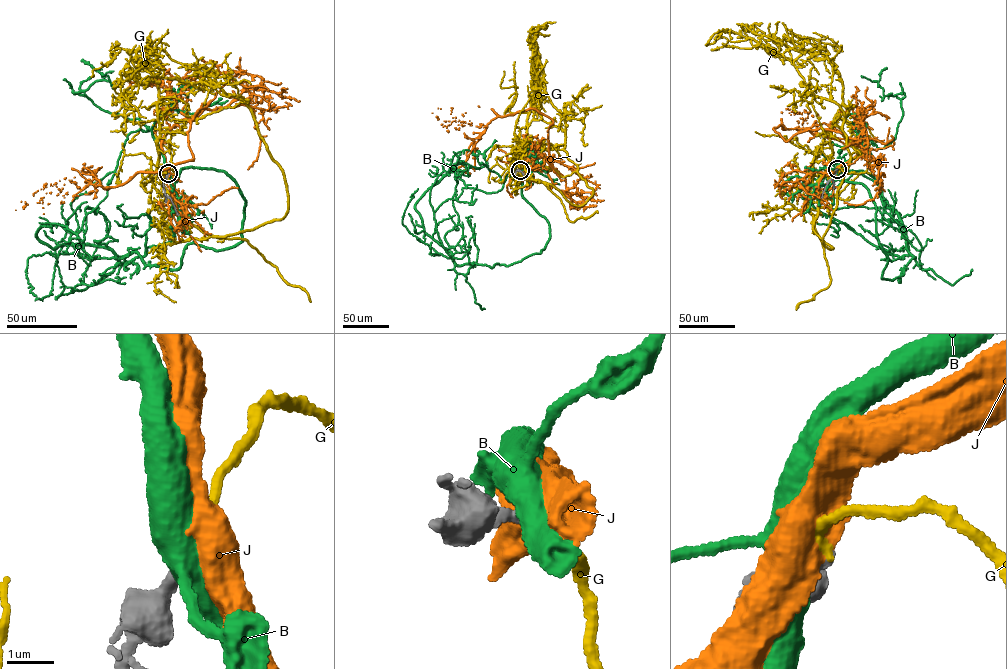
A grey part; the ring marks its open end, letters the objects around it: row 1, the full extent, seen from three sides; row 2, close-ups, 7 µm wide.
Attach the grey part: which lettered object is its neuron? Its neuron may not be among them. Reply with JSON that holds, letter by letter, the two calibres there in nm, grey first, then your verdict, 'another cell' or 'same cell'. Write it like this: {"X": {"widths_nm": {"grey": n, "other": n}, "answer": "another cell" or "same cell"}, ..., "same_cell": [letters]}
{"B": {"widths_nm": {"grey": 320, "other": 480}, "answer": "another cell"}, "G": {"widths_nm": {"grey": 240, "other": 190}, "answer": "same cell"}, "J": {"widths_nm": {"grey": 280, "other": 800}, "answer": "another cell"}, "same_cell": ["G"]}

